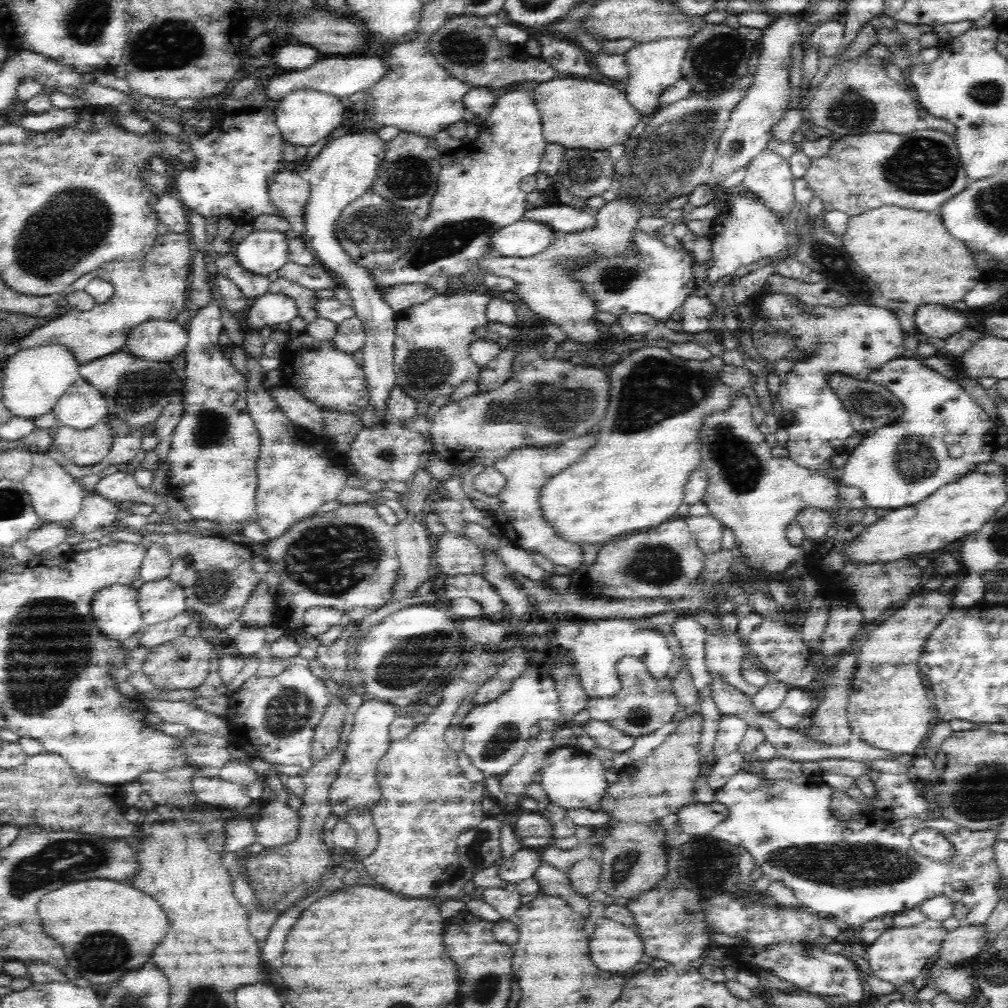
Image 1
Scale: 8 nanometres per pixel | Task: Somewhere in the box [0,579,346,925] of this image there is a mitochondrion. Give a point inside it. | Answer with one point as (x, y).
(70, 856)

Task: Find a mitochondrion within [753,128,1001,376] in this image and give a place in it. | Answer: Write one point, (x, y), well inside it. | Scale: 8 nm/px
(923, 166)

